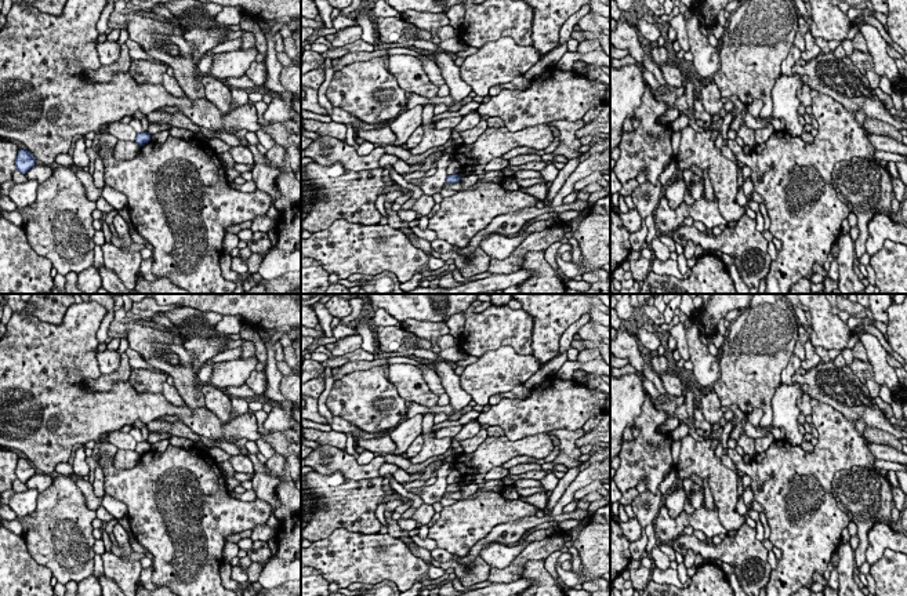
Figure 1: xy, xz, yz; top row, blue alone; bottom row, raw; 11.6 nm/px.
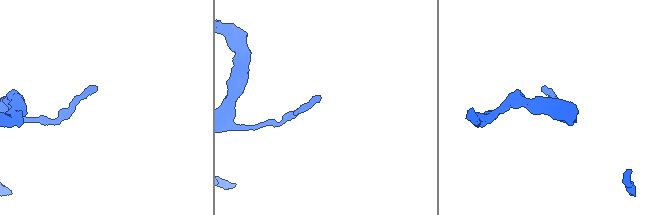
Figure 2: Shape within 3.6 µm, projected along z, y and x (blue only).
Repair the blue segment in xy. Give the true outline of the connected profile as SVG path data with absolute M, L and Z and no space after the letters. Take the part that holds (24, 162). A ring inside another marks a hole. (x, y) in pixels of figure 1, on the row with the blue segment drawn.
M19 149L15 159L15 167L19 172L26 174L32 167L35 167L35 157L26 149Z

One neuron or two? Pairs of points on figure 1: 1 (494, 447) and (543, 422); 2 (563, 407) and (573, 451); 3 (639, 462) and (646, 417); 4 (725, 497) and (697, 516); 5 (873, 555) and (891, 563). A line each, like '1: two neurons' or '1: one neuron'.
1: two neurons
2: two neurons
3: one neuron
4: two neurons
5: two neurons

